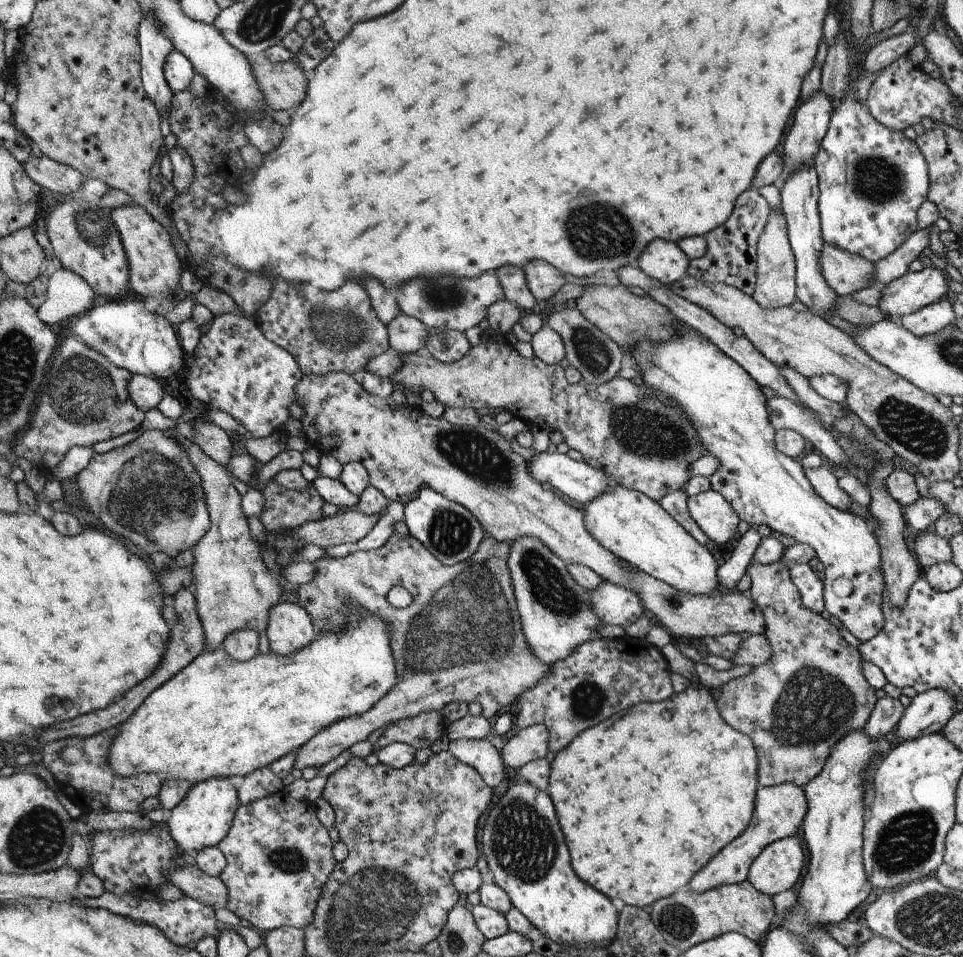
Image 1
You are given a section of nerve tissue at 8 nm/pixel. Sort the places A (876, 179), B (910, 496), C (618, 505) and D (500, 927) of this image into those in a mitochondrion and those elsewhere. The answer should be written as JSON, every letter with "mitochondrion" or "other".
{"A":"mitochondrion","B":"other","C":"other","D":"other"}

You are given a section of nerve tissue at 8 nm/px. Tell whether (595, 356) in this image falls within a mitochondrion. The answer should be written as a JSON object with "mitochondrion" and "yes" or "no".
{"mitochondrion":"yes"}

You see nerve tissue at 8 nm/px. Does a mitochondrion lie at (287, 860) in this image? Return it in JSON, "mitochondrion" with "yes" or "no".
{"mitochondrion":"yes"}

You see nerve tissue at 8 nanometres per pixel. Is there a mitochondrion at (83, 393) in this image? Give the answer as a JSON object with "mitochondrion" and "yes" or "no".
{"mitochondrion":"yes"}

